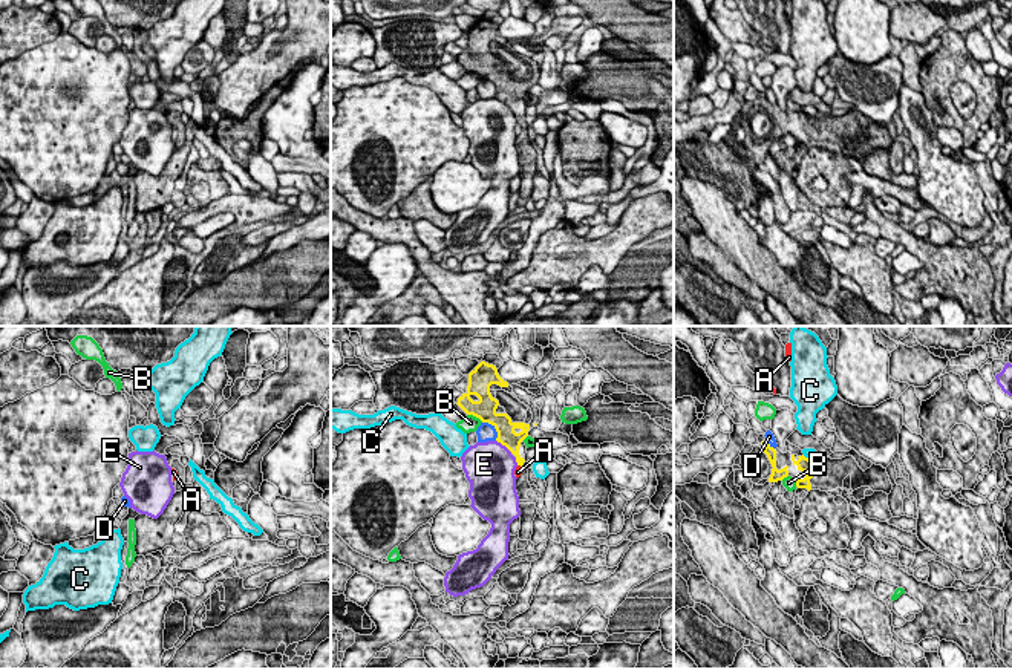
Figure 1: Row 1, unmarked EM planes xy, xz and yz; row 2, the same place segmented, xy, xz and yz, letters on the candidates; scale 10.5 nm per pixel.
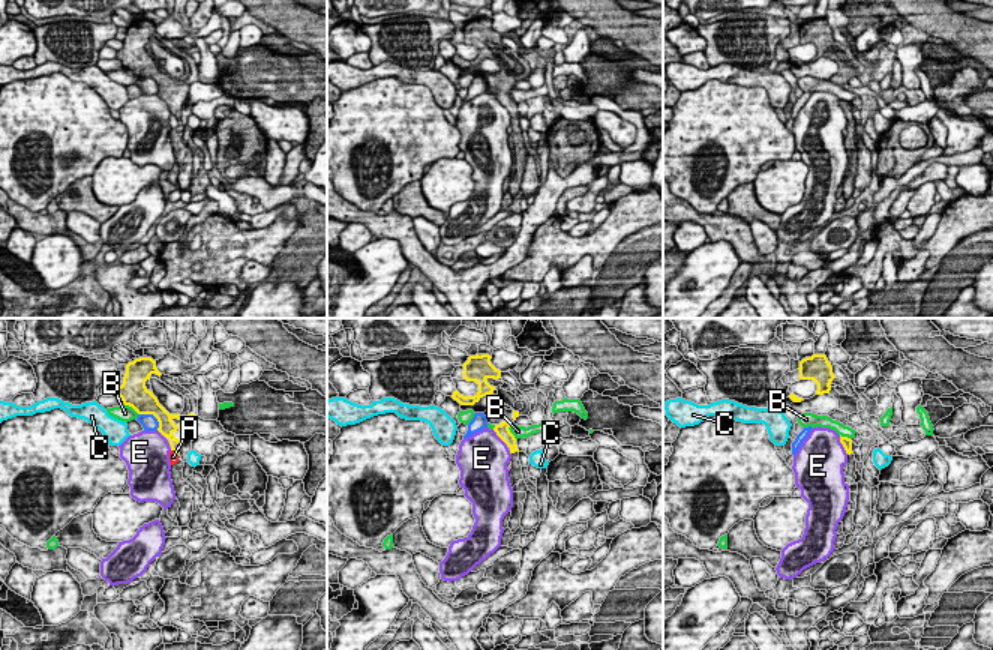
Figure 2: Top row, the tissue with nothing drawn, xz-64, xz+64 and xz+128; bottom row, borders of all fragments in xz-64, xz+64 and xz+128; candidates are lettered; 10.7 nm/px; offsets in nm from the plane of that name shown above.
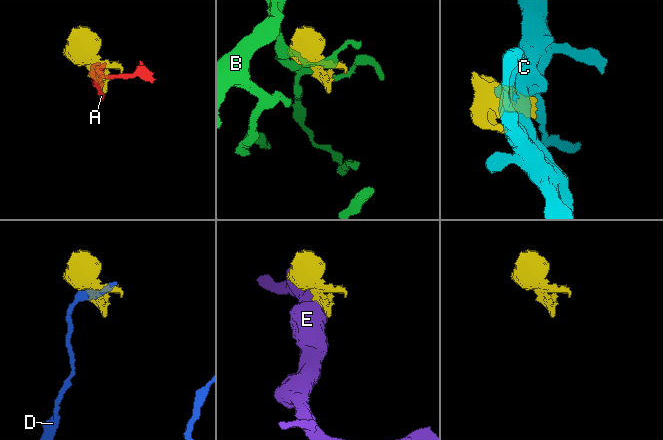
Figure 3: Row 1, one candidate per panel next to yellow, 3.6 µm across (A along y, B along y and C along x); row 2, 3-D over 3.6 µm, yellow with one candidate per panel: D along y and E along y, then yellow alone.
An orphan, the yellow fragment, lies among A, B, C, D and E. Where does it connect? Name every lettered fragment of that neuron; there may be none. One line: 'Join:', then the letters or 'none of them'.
Join: none of them

